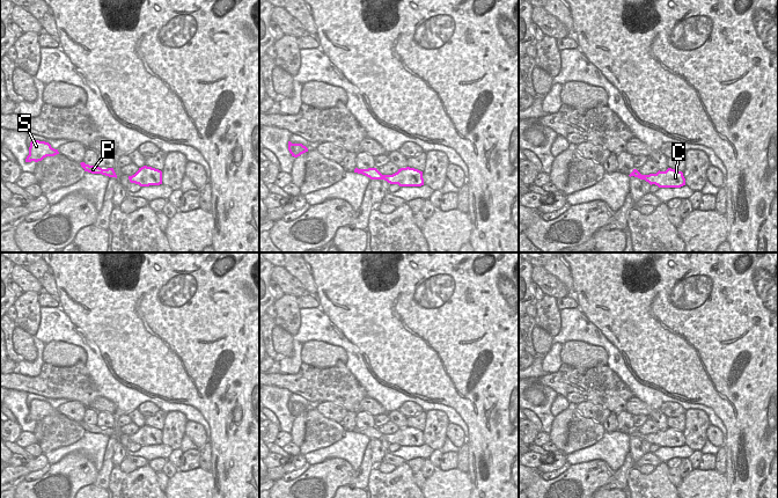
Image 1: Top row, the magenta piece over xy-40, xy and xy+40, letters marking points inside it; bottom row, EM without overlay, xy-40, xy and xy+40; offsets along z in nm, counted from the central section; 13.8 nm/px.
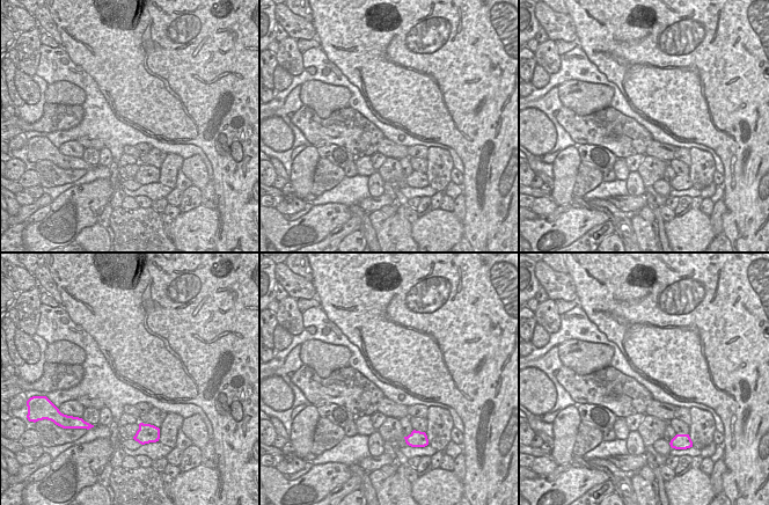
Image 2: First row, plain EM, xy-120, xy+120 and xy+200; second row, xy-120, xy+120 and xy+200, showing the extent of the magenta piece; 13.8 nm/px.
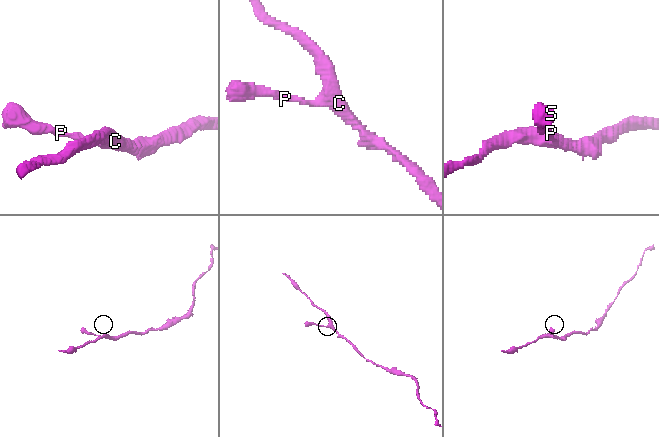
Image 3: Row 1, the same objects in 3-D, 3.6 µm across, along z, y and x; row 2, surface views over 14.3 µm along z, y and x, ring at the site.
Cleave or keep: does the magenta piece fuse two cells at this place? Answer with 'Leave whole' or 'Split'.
Leave whole

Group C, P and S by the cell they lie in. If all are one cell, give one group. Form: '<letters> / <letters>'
C P S

